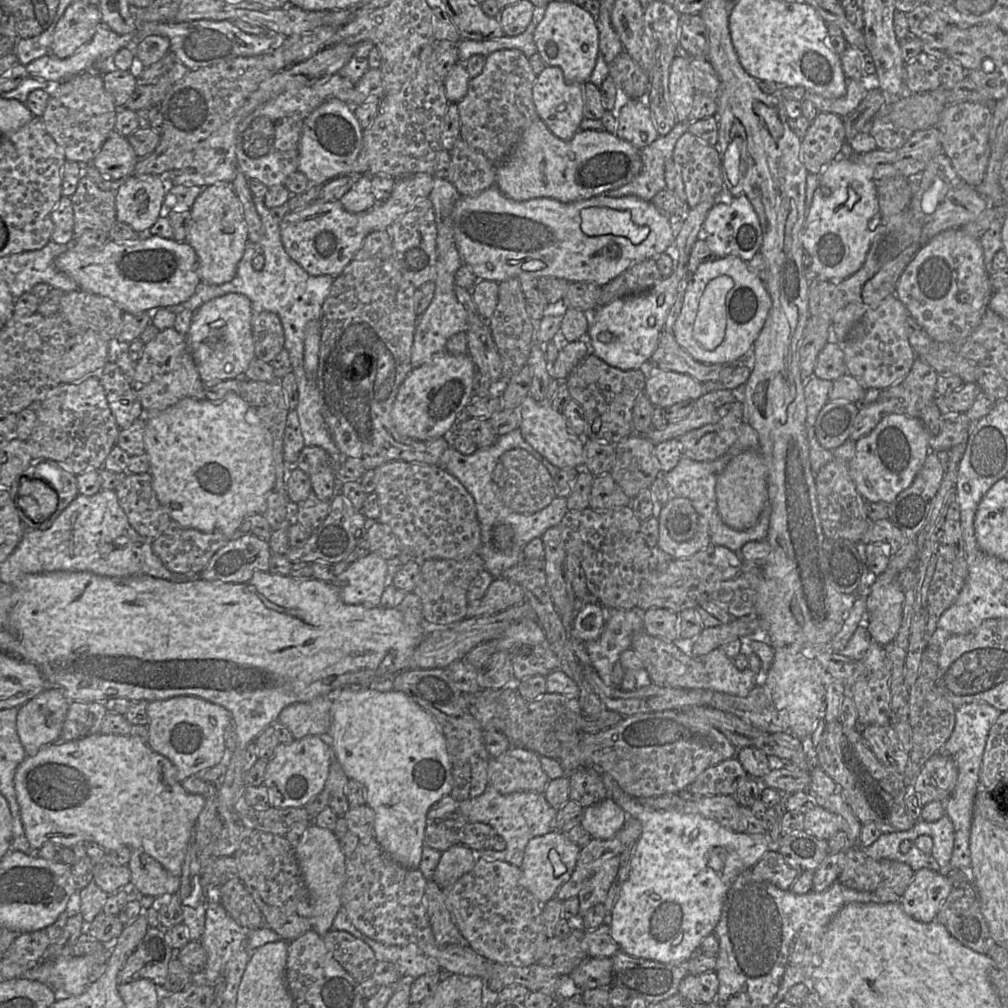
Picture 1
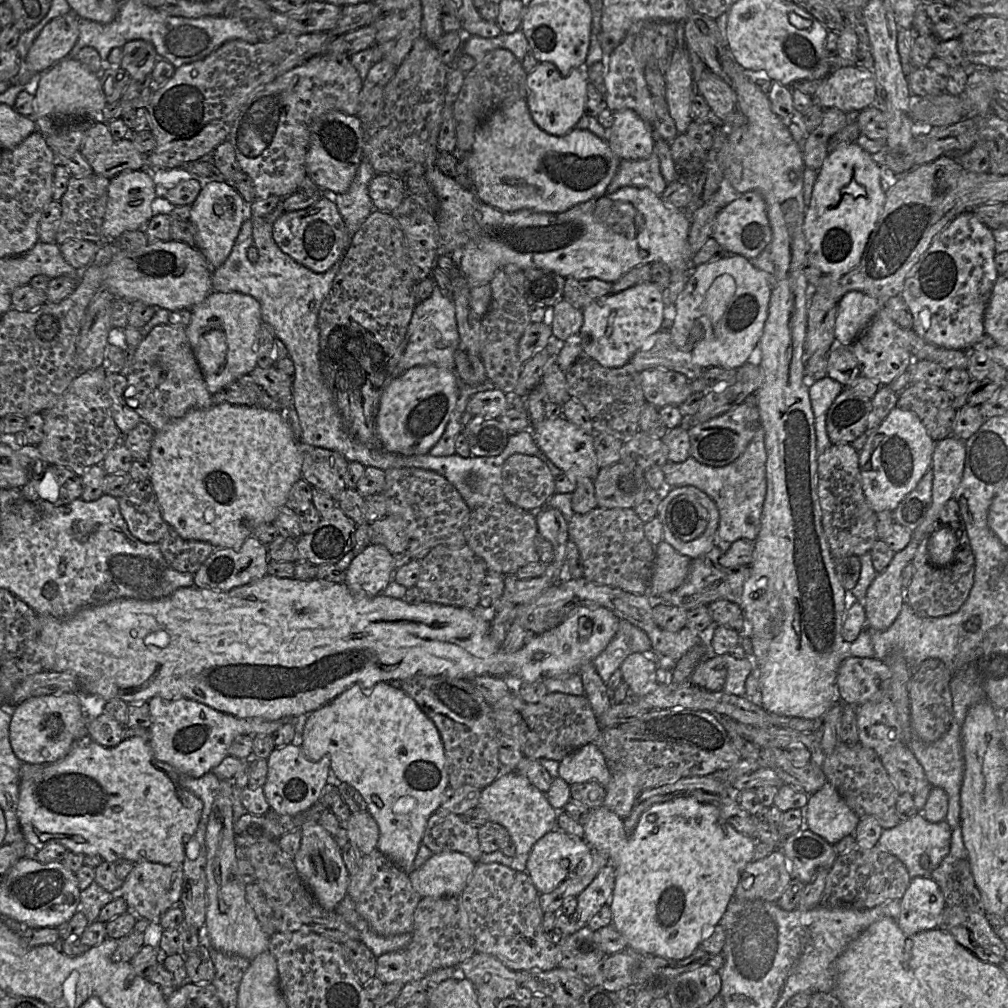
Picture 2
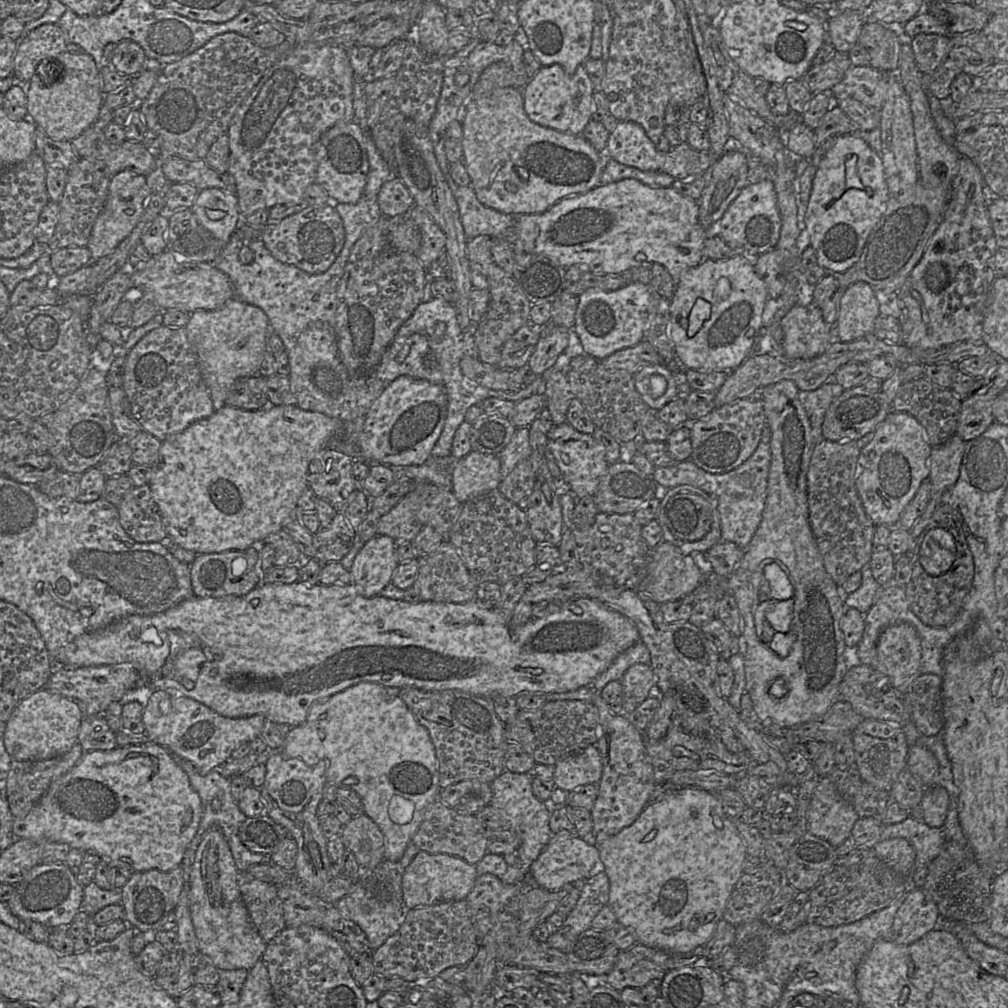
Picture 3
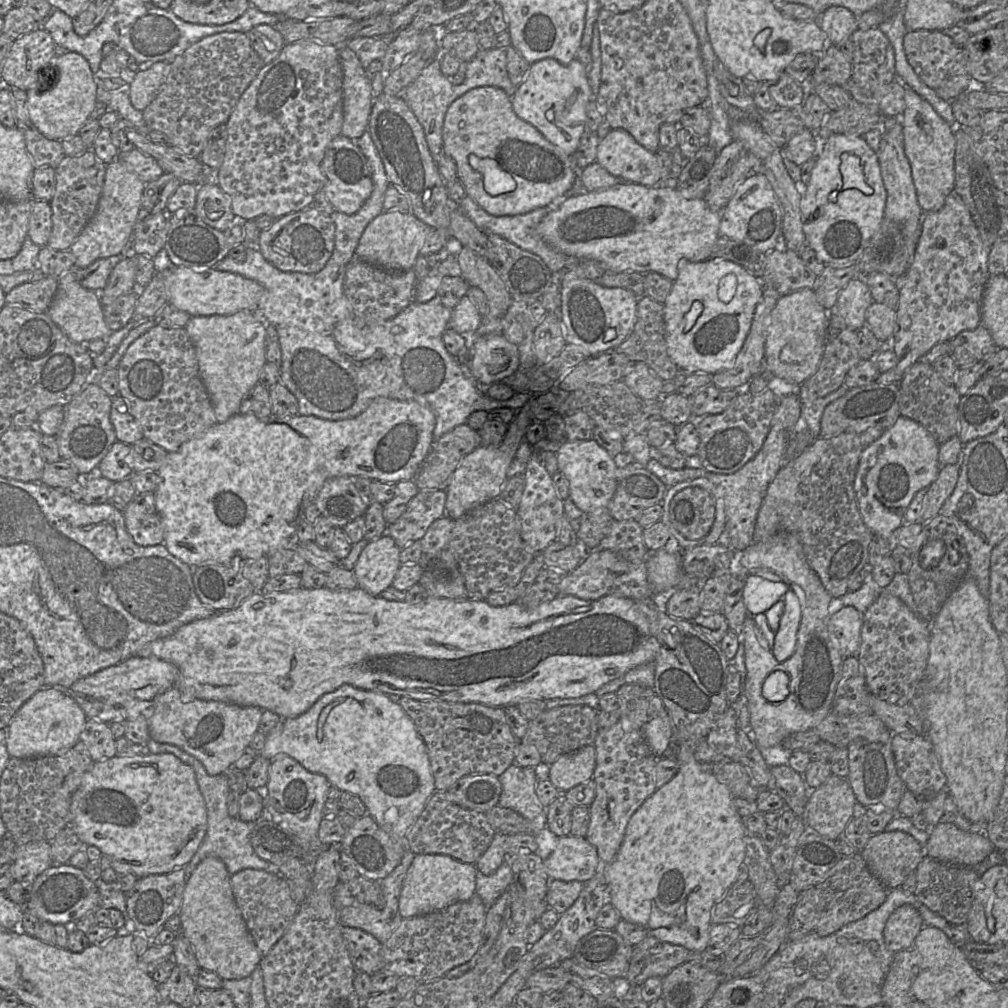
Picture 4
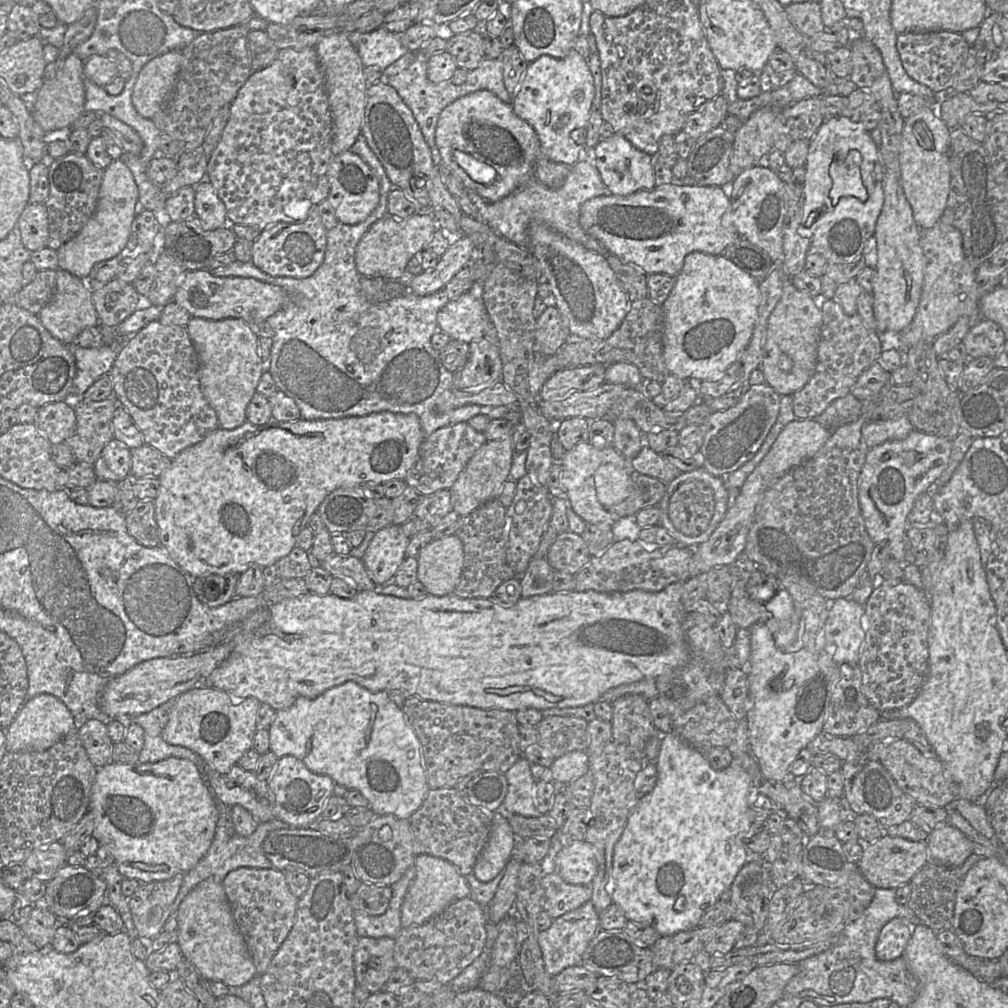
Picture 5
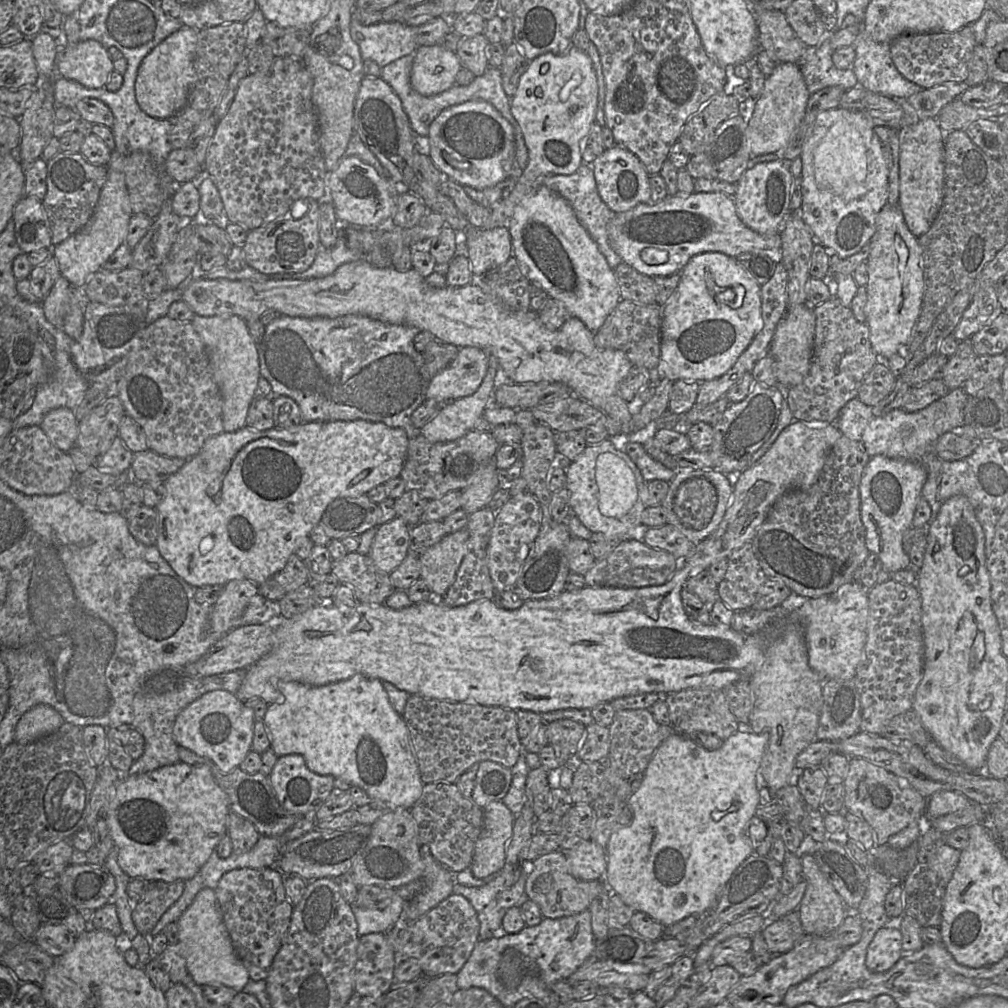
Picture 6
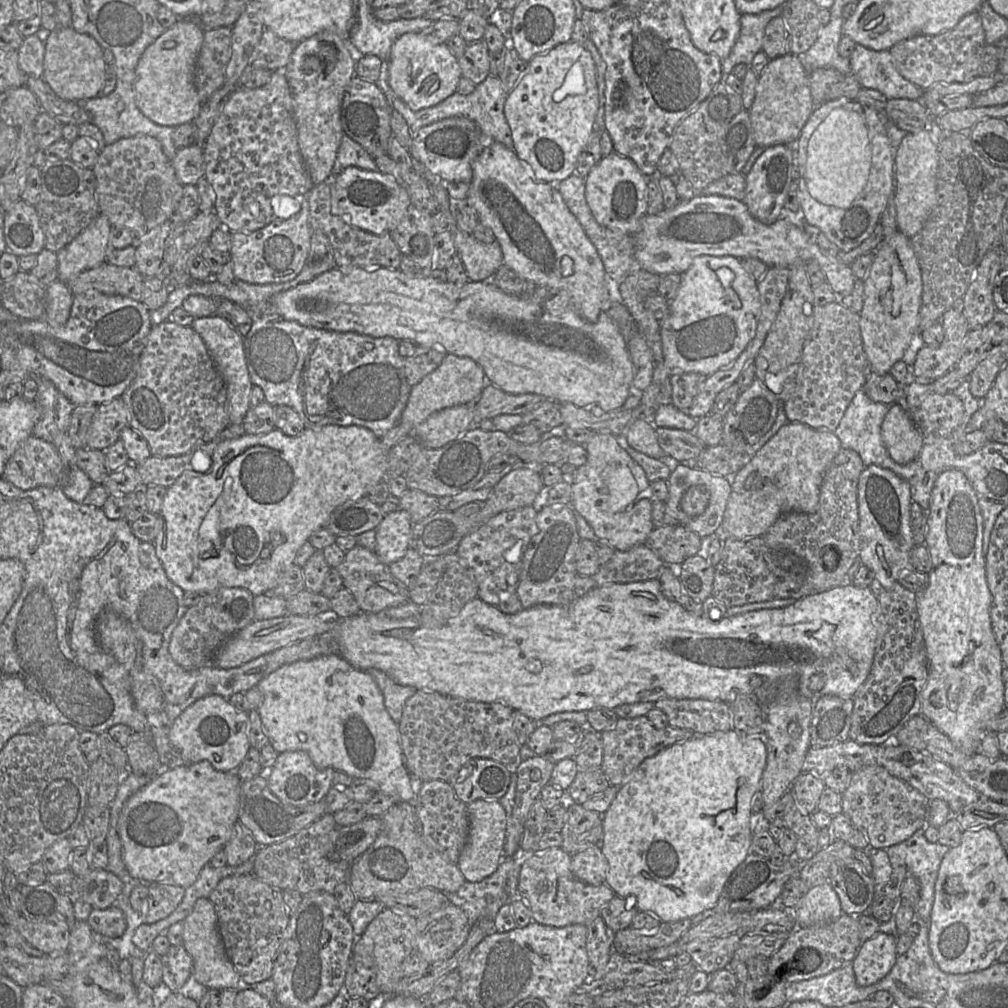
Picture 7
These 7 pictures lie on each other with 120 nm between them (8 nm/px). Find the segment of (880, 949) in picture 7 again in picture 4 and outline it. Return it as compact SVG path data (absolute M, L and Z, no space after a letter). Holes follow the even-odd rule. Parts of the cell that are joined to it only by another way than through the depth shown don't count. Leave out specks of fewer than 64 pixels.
M901 905L886 922L883 932L886 948L895 953L908 949L923 927L923 917L914 906Z

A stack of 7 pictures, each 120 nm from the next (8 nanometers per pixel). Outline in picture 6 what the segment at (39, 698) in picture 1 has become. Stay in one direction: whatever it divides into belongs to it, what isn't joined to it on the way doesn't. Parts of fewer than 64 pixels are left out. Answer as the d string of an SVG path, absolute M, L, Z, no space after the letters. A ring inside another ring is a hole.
M38 704L28 710L18 721L14 742L28 744L57 731L65 723L52 707Z

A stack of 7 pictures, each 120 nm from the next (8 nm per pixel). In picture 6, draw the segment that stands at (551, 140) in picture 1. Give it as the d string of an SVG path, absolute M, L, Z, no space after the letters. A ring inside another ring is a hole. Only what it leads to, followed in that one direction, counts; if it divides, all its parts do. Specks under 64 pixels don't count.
M470 100L444 109L430 124L427 154L445 178L462 186L485 189L515 169L515 136L511 123L489 102Z

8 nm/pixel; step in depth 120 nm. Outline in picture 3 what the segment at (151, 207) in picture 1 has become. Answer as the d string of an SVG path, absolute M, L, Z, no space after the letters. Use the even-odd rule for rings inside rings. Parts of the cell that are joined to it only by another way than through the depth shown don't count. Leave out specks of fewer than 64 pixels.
M127 170L111 177L105 205L94 223L86 246L91 252L92 260L111 254L137 225L150 195L146 179L145 176Z

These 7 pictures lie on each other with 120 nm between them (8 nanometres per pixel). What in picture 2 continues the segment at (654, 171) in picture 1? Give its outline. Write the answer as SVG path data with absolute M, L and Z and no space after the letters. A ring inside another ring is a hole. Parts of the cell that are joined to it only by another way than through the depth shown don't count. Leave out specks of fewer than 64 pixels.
M656 153L646 159L620 160L618 169L606 189L606 194L612 194L620 188L631 186L648 188L661 195L667 186L660 171L660 162Z

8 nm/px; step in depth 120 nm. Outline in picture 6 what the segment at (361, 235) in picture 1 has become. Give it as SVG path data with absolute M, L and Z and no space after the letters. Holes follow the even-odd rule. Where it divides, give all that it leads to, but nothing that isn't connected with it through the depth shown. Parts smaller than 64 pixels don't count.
M310 198L304 201L308 206L306 214L295 219L290 214L248 230L242 246L247 266L266 274L295 274L306 271L314 262L320 248L319 241L319 202Z

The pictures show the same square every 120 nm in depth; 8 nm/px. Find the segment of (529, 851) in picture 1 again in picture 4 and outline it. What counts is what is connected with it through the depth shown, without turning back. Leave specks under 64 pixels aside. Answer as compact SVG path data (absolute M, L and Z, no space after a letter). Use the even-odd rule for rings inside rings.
M585 837L559 838L554 851L543 862L549 880L587 882L595 876L599 856Z

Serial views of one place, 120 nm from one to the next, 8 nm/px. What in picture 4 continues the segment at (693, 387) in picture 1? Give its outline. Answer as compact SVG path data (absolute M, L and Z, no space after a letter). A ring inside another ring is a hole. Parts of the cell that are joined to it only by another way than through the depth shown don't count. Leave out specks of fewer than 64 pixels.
M634 362L622 381L640 398L647 401L660 401L664 381L647 364Z

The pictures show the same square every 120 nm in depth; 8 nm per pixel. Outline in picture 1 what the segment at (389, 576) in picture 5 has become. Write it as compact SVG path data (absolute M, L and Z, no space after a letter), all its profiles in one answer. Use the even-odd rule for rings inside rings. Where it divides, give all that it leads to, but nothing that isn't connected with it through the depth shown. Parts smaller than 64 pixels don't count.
M369 552L348 565L346 570L336 577L334 584L340 591L341 599L346 604L364 604L380 606L381 596L390 581L387 561L379 554Z

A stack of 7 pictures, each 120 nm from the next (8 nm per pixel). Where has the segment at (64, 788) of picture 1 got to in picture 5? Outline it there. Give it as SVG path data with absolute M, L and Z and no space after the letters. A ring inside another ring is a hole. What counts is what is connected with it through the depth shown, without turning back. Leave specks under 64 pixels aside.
M169 757L154 763L136 762L135 764L121 764L111 761L97 769L95 781L91 788L88 809L94 817L94 830L92 836L98 840L99 845L104 845L110 850L115 858L118 870L124 878L134 878L139 880L140 883L167 880L177 873L186 873L197 865L207 853L214 839L216 826L219 820L219 813L215 796L208 787L198 767L193 762L177 757Z

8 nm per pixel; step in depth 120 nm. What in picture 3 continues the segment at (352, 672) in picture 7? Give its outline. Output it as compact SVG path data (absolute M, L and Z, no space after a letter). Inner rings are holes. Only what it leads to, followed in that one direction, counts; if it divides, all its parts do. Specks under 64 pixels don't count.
M360 682L331 697L316 703L307 719L291 728L281 749L267 747L259 754L234 759L230 757L220 766L220 774L231 779L242 776L250 768L265 764L268 758L280 751L287 758L299 758L308 766L328 760L326 779L336 787L355 791L361 798L366 814L379 827L385 838L385 860L399 861L416 833L425 811L436 800L441 790L435 748L428 731L398 696L391 696L384 686L373 682Z

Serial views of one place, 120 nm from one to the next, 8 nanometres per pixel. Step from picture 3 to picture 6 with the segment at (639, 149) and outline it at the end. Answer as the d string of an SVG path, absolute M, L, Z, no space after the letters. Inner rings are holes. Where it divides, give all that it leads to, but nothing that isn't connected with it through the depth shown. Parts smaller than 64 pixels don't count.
M615 144L605 149L591 166L601 199L615 213L628 211L640 203L648 203L651 195L649 178L640 159L625 147Z

